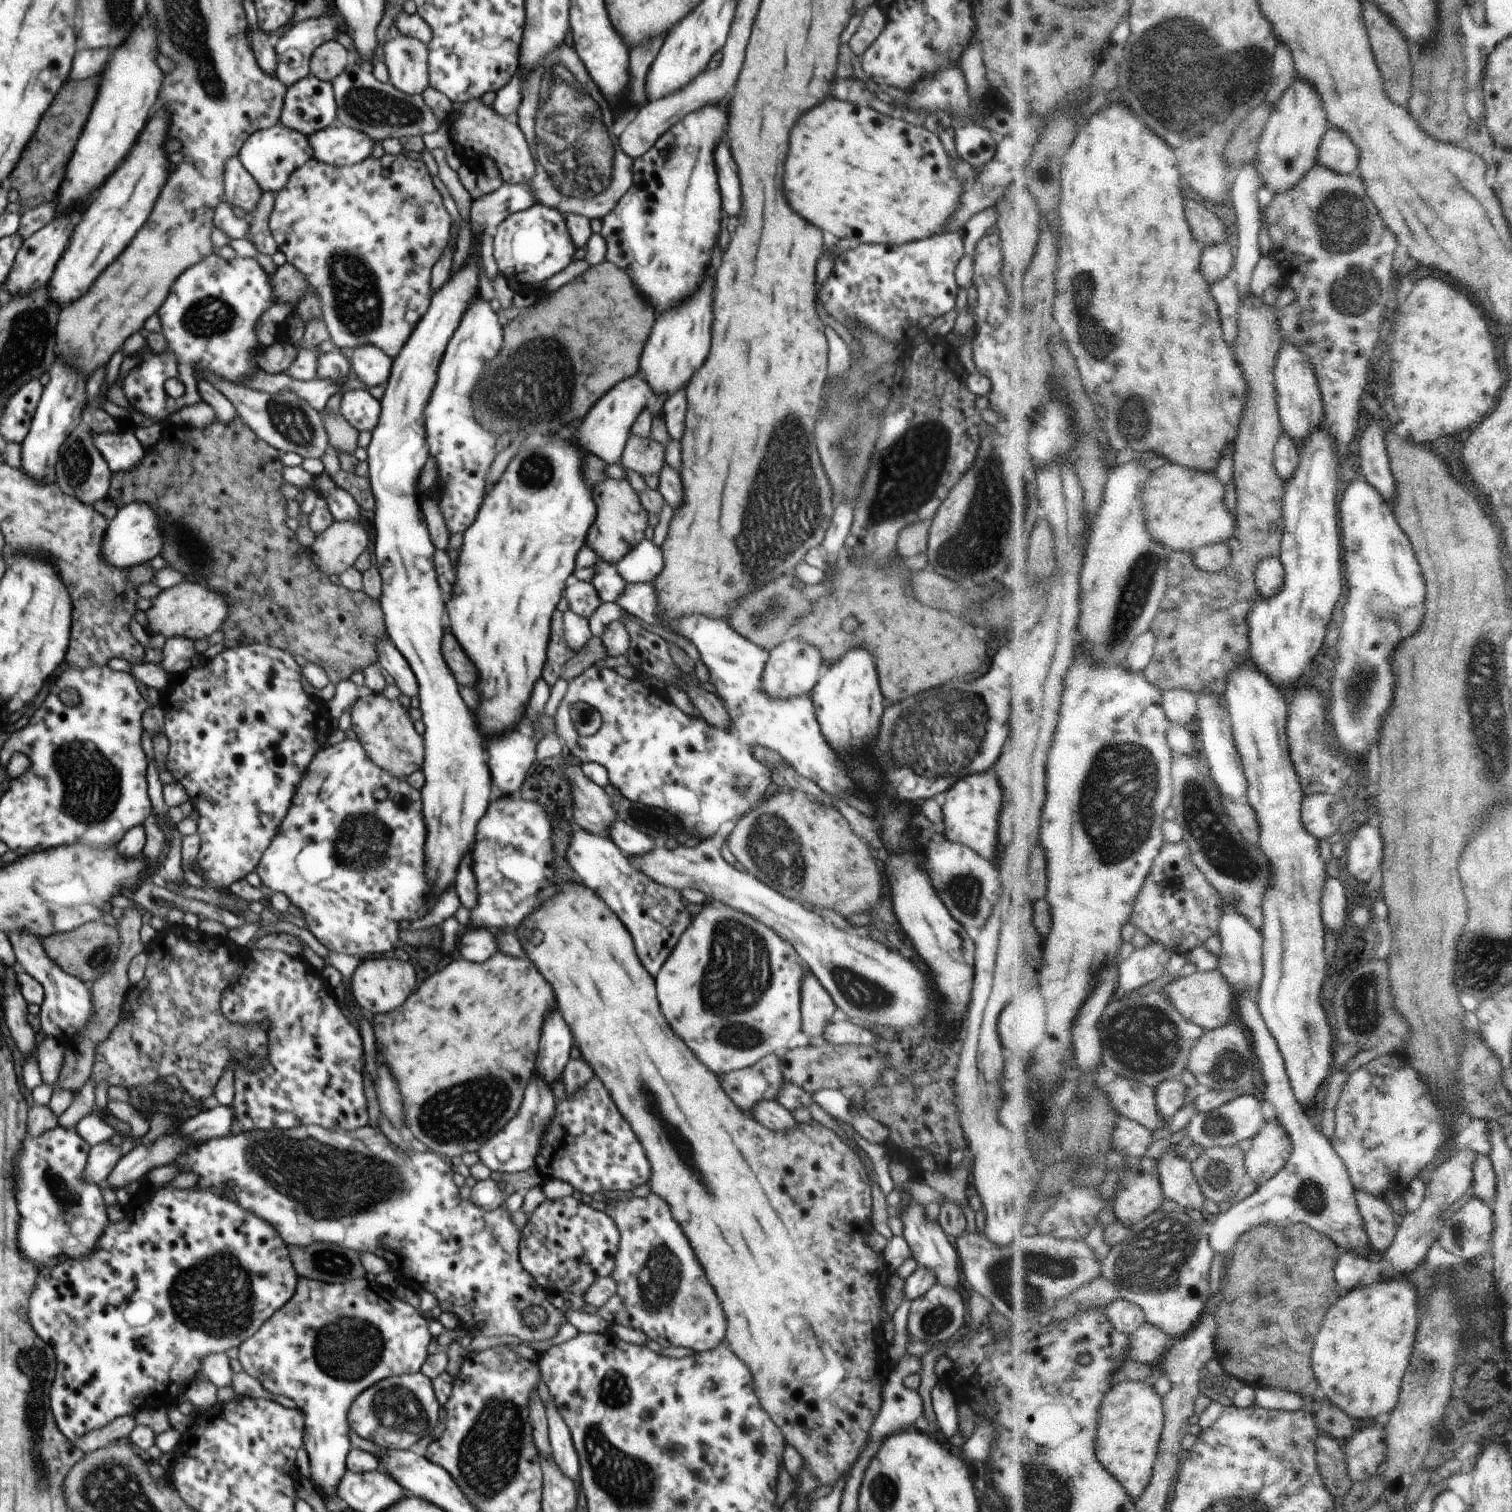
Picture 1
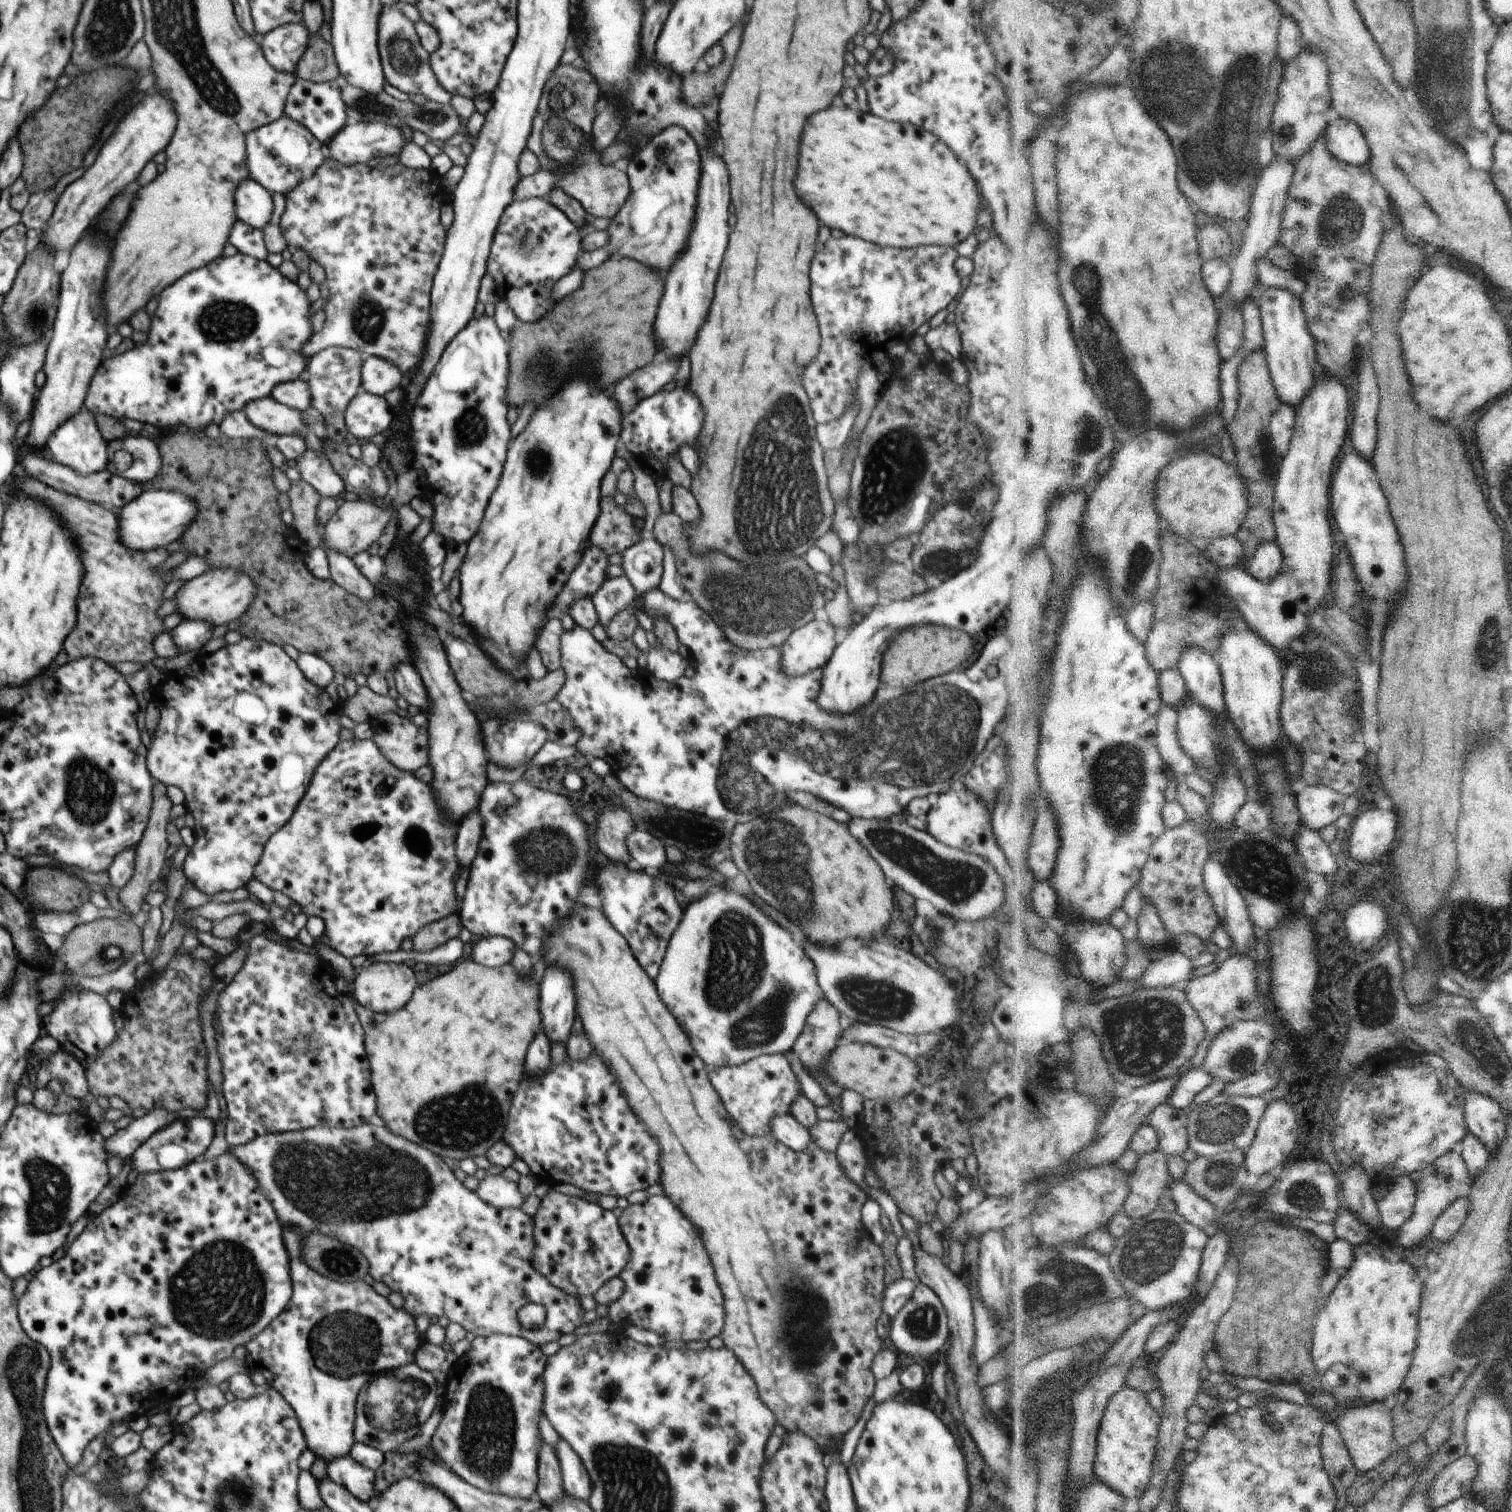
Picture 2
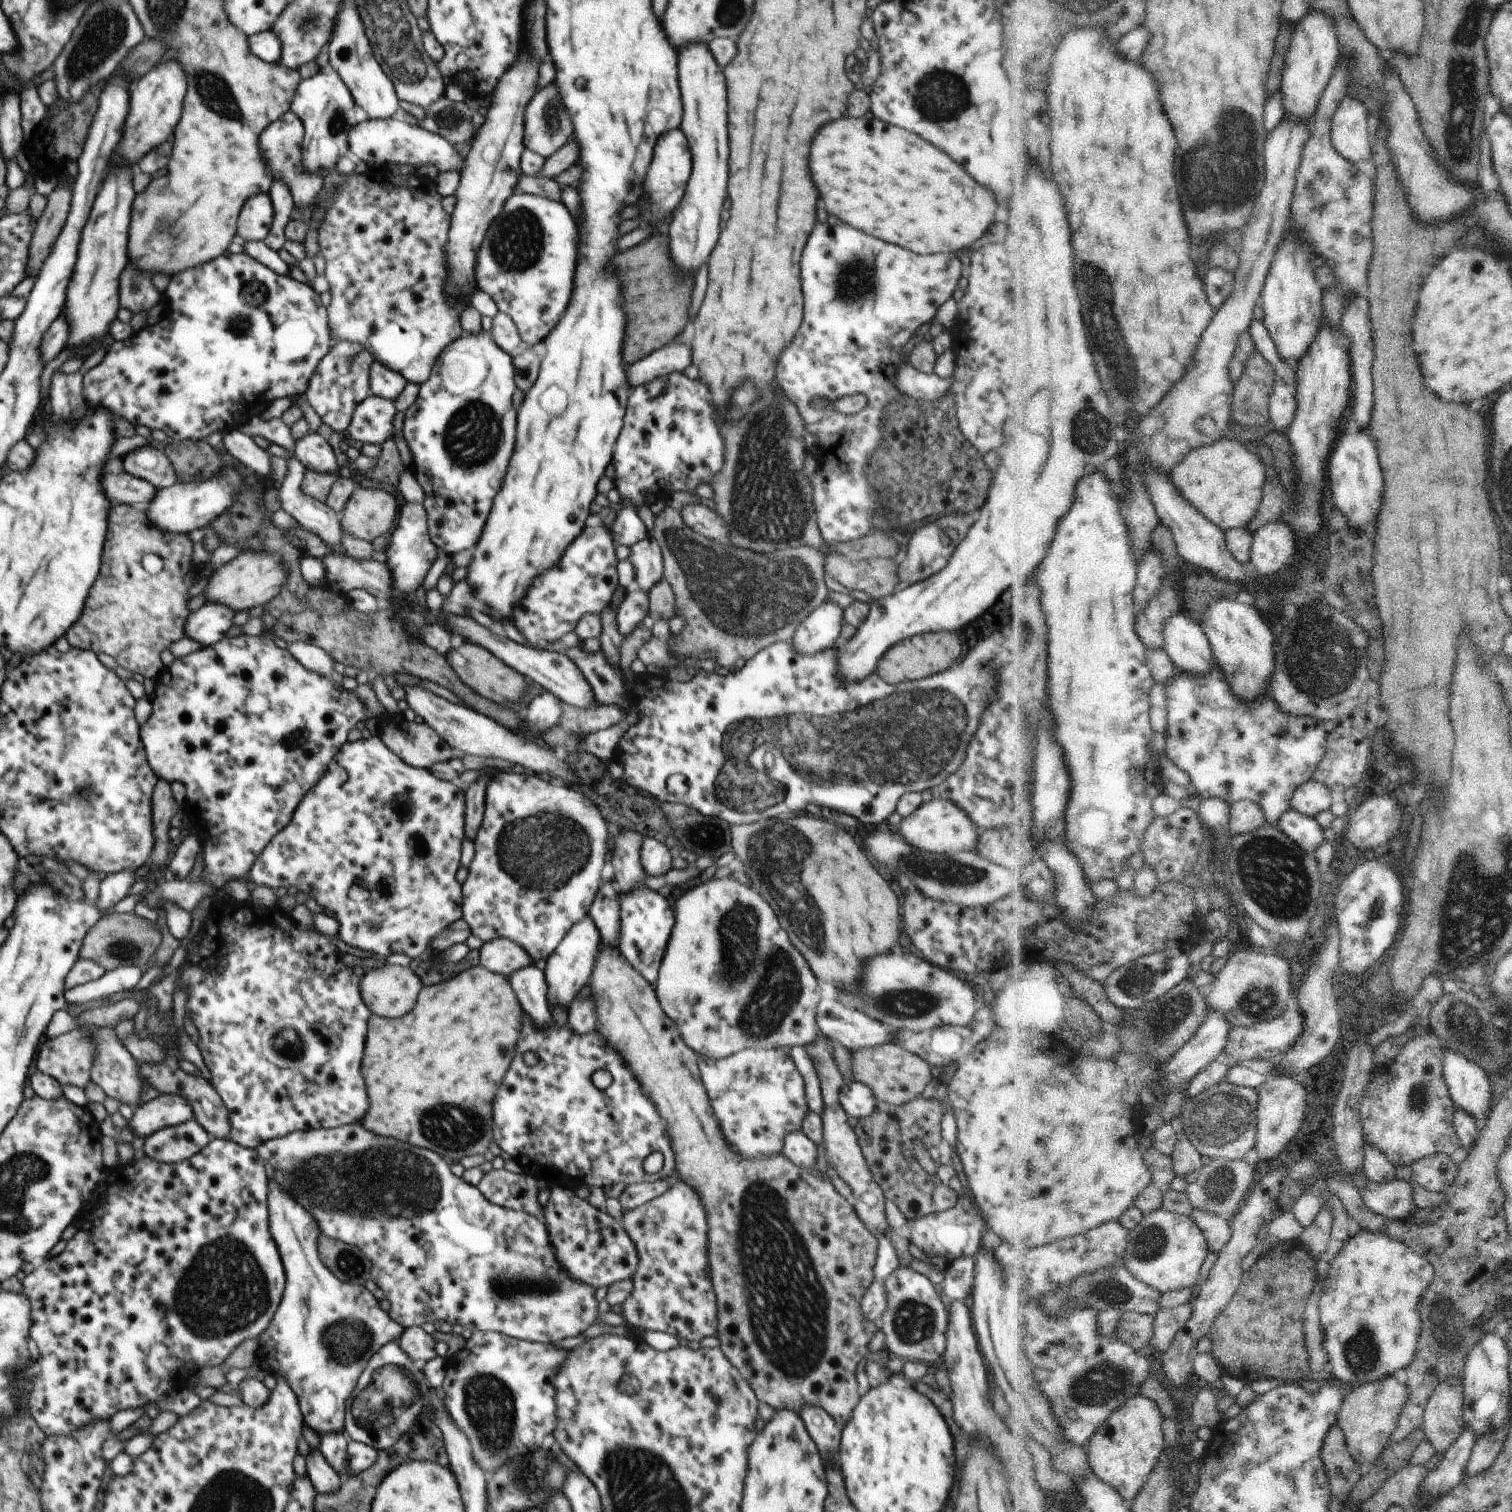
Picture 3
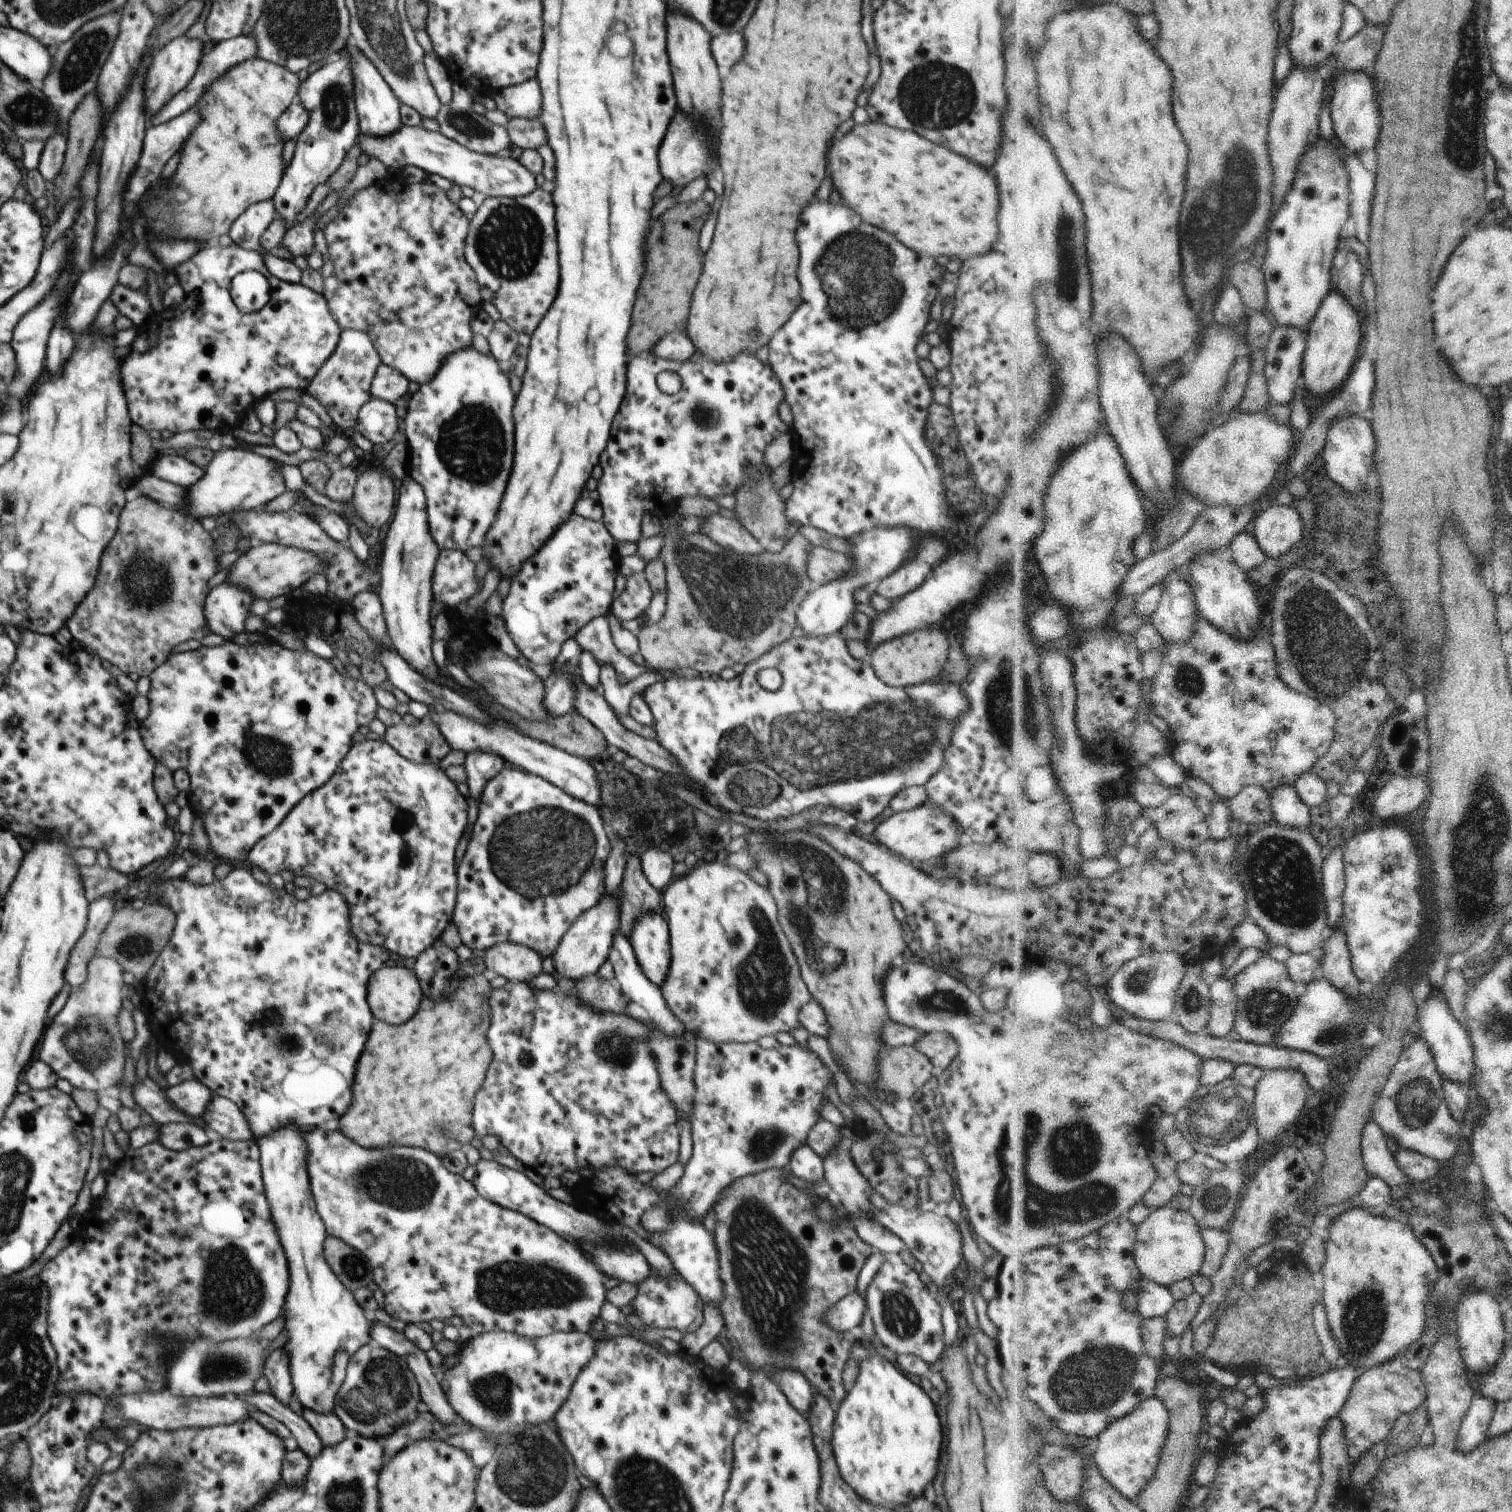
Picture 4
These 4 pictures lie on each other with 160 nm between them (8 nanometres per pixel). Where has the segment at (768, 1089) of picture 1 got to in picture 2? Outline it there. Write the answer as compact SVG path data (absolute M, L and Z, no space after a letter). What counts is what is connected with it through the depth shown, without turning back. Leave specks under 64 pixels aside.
M784 1053L760 1055L738 1066L709 1068L708 1074L729 1115L747 1135L770 1135L770 1119L789 1113L792 1101L800 1094L797 1076Z

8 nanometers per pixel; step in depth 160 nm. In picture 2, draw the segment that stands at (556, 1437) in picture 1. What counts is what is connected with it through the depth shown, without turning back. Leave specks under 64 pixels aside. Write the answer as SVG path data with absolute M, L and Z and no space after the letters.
M559 1438L554 1450L561 1464L563 1489L568 1495L587 1501L592 1492L592 1483L582 1459L563 1438Z

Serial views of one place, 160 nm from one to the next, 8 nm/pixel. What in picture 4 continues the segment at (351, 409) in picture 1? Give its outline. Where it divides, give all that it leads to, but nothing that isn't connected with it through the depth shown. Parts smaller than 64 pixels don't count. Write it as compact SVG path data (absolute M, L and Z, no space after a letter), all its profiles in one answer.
M371 397L360 408L354 429L373 445L382 446L393 440L398 430L397 422L393 403Z

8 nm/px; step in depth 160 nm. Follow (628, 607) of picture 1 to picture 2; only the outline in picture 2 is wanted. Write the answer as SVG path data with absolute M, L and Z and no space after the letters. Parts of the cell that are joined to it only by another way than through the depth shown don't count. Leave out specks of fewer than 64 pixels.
M659 587L652 588L643 594L641 600L643 612L650 618L666 619L676 631L679 641L687 646L691 654L691 663L696 668L696 673L691 678L680 678L677 682L669 683L659 681L649 670L630 670L622 663L621 658L608 652L601 642L598 642L591 631L587 628L574 625L570 630L565 630L561 636L561 667L565 672L565 683L555 699L570 713L574 726L581 730L580 738L575 747L580 755L586 758L594 757L605 760L611 766L611 772L616 778L636 796L646 800L656 800L670 809L688 811L697 815L707 816L709 819L730 822L735 826L739 823L746 823L756 818L762 811L769 812L787 802L788 792L804 791L810 792L824 802L828 808L828 802L846 810L850 816L862 816L862 818L888 818L898 812L905 810L912 799L926 797L930 793L945 793L954 786L961 786L965 782L965 776L972 770L973 764L984 750L986 742L995 734L995 730L1006 718L1006 706L1014 691L1014 681L1024 680L1029 670L1027 657L1016 649L1007 636L1000 634L994 636L986 648L982 650L980 658L968 668L960 672L950 672L946 676L938 676L926 682L920 682L912 688L886 688L880 686L876 692L876 698L870 706L860 708L850 715L832 715L822 710L817 703L817 696L821 689L821 678L823 669L816 669L807 672L799 677L788 677L780 666L782 652L779 647L768 647L758 651L746 651L731 643L721 630L718 623L715 623L708 613L705 613L692 598L682 598L680 601L666 595Z

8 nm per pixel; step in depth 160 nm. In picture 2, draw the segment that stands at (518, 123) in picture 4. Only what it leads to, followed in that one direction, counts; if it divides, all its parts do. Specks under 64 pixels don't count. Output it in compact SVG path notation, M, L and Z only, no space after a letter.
M560 64L548 77L542 91L536 116L534 116L533 127L527 140L527 148L538 157L540 169L545 171L555 170L556 176L558 176L558 184L554 188L560 188L568 196L578 198L578 202L584 207L590 218L610 220L614 218L614 215L626 202L631 188L628 184L629 176L626 176L626 172L618 170L616 166L602 164L600 150L590 146L590 140L592 140L590 132L592 132L592 122L596 118L596 102L598 102L598 98L596 100L584 100L584 98L596 96L596 94L598 94L598 88L594 86L594 80L592 80L592 76L586 74L586 70L580 70L580 68L572 66L572 64Z

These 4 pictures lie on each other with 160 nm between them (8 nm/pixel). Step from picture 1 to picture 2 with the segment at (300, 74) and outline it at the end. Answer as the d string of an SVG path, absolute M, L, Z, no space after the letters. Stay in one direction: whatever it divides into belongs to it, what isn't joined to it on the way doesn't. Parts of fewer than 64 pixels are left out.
M303 23L280 25L260 36L258 43L266 60L278 72L295 74L298 61L308 48L311 32Z

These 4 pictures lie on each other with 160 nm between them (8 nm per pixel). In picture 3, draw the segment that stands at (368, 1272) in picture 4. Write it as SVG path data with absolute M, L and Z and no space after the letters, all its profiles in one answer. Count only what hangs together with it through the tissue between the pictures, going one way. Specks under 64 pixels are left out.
M324 1233L318 1236L317 1245L324 1266L342 1282L362 1286L371 1278L370 1259L357 1246Z

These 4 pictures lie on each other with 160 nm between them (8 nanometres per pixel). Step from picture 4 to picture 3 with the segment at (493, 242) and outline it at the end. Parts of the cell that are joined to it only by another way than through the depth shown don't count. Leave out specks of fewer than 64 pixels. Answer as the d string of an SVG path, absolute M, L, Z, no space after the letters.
M530 193L513 194L486 231L477 256L476 288L491 296L499 311L510 315L526 344L532 346L544 340L568 306L576 272L576 240L578 228L564 204Z

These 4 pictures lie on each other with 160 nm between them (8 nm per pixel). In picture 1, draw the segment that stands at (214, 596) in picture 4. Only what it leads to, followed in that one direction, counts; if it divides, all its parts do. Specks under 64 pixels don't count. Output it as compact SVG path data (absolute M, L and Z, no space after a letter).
M184 637L166 639L159 665L169 676L182 676L192 667L192 656L195 654L194 641Z

